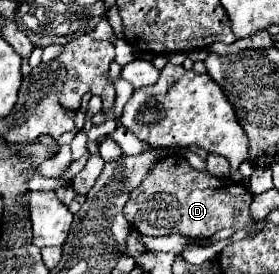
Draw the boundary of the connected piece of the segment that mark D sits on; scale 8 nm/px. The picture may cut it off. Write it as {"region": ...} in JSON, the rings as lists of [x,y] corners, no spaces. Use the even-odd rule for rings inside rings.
{"region":[[[167,155],[149,171],[143,183],[131,193],[125,205],[125,217],[143,235],[185,235],[191,239],[207,239],[223,227],[245,229],[253,225],[249,205],[253,195],[247,187],[231,179],[217,179],[213,175],[195,171],[185,157]],[[237,211],[237,213],[235,213]]]}

